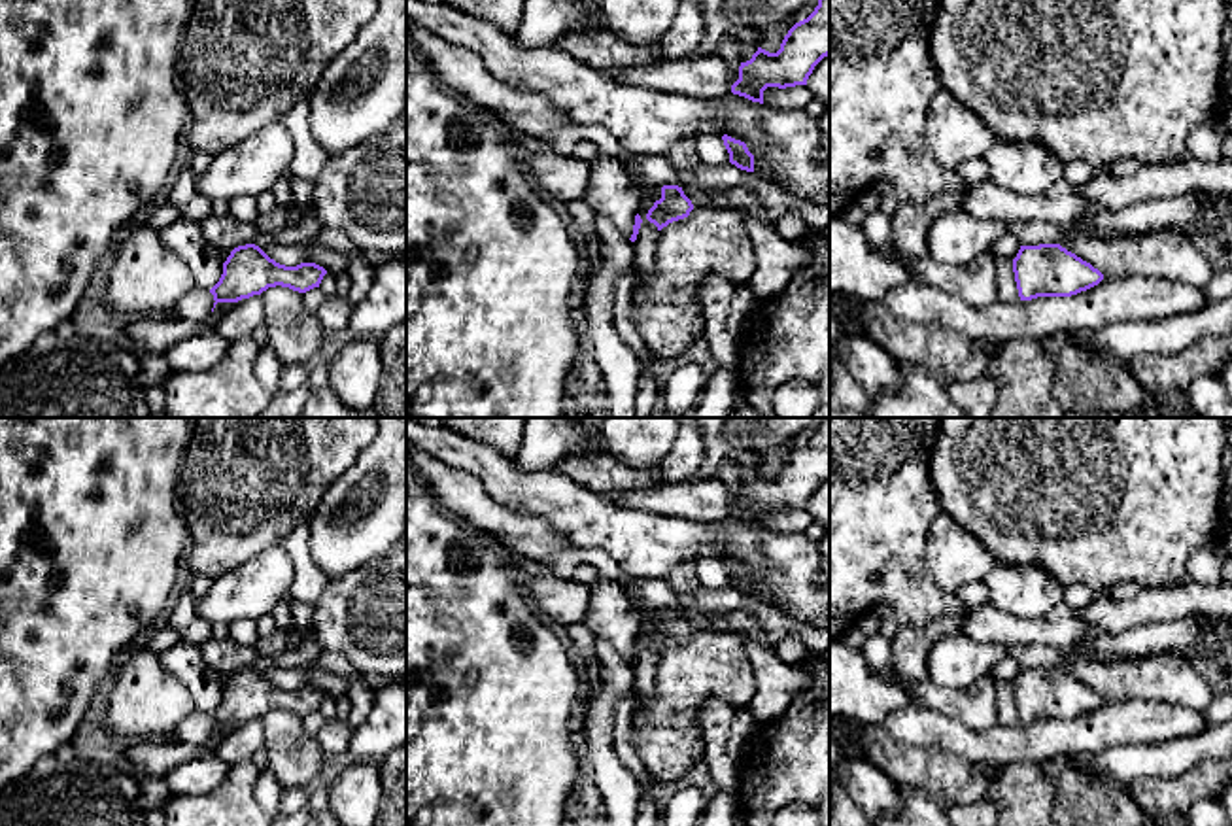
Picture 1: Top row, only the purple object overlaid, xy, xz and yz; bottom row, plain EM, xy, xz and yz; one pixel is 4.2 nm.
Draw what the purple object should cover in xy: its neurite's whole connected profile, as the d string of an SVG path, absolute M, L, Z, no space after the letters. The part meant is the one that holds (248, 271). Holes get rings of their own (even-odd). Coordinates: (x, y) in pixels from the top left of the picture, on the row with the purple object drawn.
M246 244L231 251L223 263L223 274L210 293L215 308L217 302L238 302L276 285L306 293L319 287L325 274L327 270L316 263L280 265L259 246Z

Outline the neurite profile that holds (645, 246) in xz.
M622 149L618 153L618 159L622 161L622 164L625 166L631 180L637 183L641 193L639 215L642 223L639 229L637 240L633 242L633 251L635 251L633 274L635 274L635 287L642 289L654 272L656 250L658 250L658 238L659 238L658 227L646 219L646 214L654 206L654 202L661 198L661 187L646 185L641 181L641 178L631 170L633 155L629 151Z

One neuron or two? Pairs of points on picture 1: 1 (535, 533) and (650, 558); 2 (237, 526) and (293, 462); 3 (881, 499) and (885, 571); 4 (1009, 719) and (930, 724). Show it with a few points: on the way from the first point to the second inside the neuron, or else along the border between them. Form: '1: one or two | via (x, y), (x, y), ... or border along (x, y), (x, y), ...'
1: two | border along (530, 516), (547, 520), (571, 545)
2: one | via (244, 511), (278, 477)
3: one | via (881, 516), (881, 554)
4: two | border along (1019, 722), (1011, 726), (996, 724)

